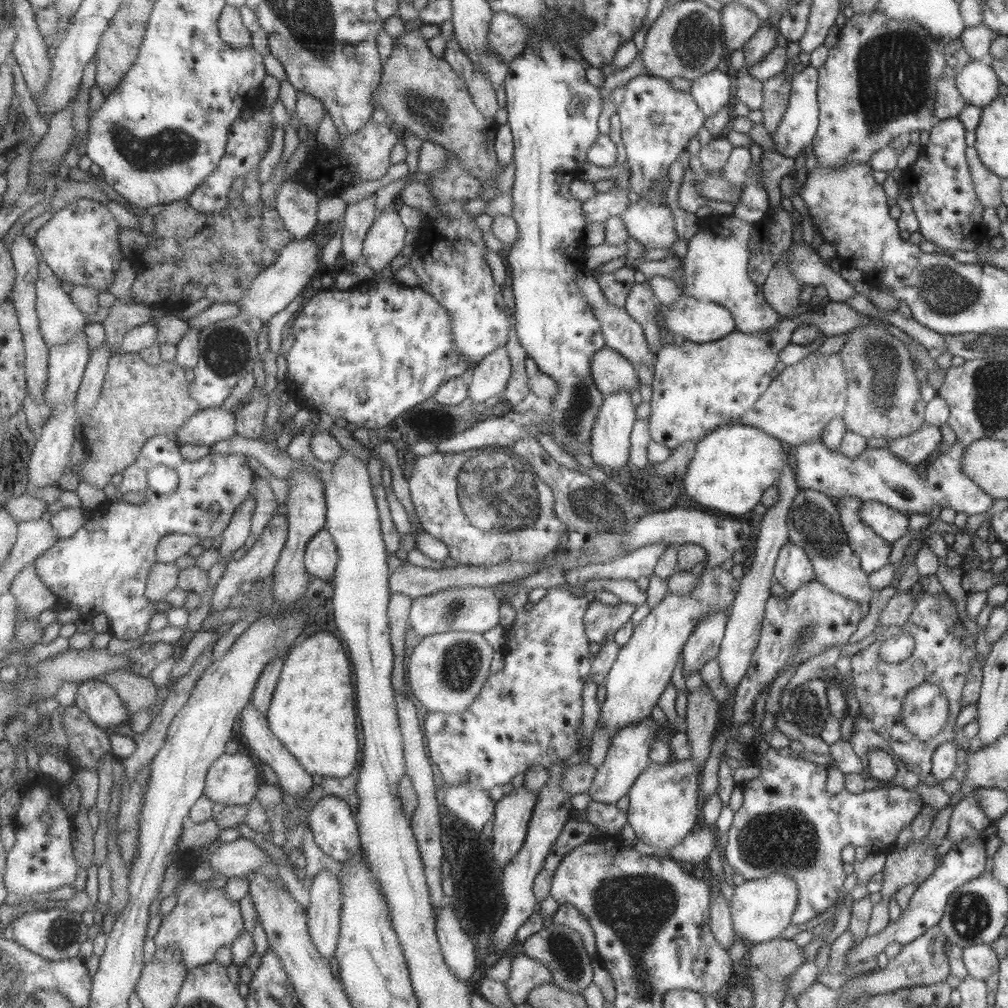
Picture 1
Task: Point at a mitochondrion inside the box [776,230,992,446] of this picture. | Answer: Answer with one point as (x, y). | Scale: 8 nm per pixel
(945, 293)

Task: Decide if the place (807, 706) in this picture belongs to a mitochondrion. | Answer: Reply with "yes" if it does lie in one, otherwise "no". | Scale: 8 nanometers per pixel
yes

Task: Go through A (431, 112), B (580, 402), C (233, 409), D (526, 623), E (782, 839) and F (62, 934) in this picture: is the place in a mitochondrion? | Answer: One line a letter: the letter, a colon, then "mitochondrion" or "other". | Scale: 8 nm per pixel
A: mitochondrion
B: mitochondrion
C: other
D: other
E: mitochondrion
F: mitochondrion

